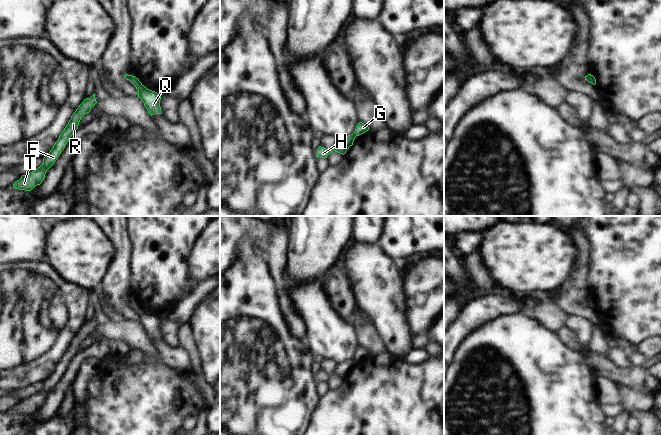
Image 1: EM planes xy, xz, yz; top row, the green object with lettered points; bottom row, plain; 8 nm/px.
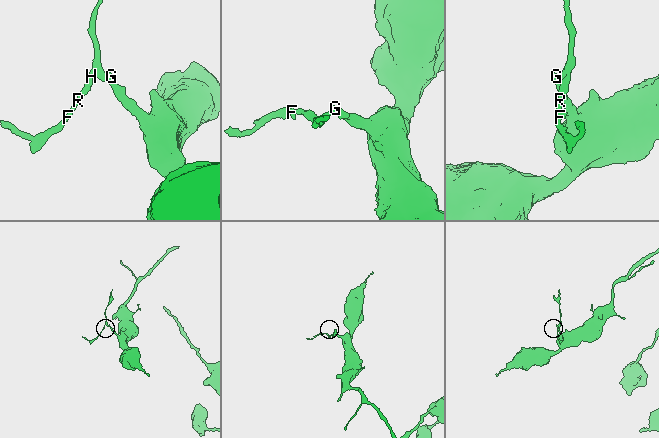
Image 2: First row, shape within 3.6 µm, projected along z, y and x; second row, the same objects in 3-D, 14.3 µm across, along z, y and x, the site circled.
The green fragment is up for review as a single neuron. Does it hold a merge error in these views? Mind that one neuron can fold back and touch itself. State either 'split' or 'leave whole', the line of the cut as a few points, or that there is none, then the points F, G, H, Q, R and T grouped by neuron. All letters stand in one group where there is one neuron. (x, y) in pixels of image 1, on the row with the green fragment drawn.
split; cut in xz along (352, 134), (355, 136); F H R T / G Q

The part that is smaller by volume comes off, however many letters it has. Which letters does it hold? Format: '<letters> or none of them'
F, H, R, T

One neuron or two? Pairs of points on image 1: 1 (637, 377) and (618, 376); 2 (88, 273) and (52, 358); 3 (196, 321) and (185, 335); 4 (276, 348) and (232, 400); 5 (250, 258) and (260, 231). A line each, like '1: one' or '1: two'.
1: one
2: two
3: two
4: one
5: two

